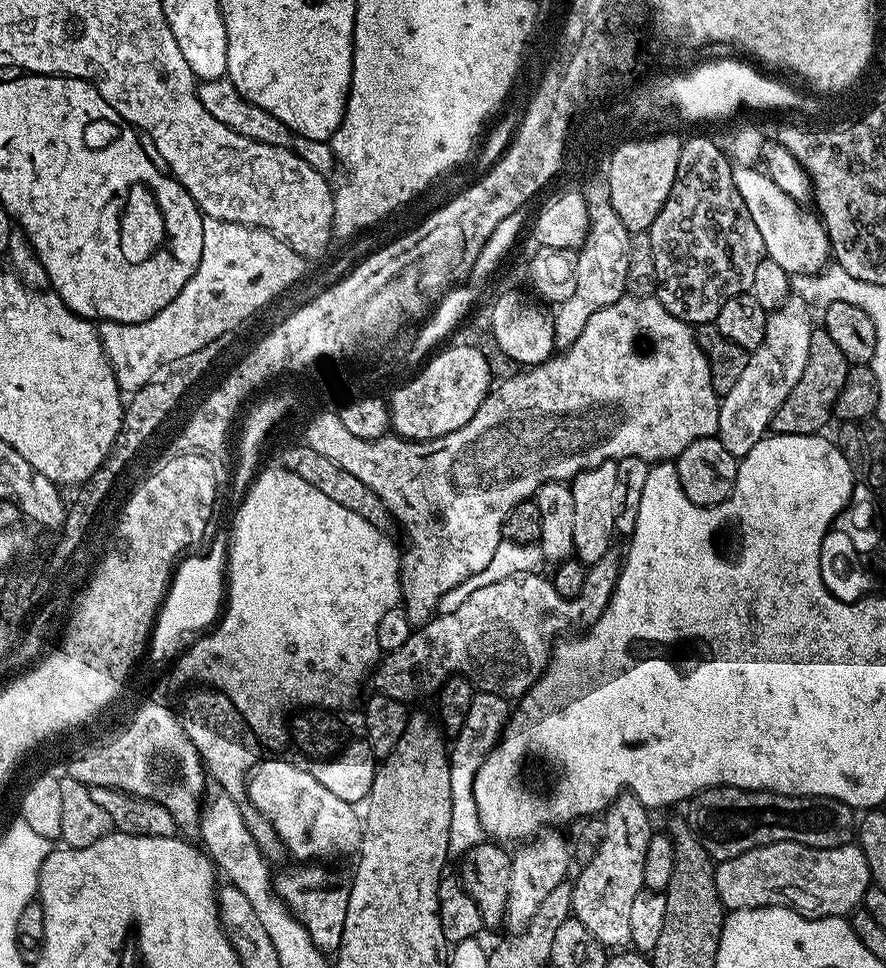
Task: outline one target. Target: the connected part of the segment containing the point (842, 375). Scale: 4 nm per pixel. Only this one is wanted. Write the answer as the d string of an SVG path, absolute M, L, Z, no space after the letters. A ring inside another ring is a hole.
M822 326L813 327L810 334L810 352L806 368L794 388L787 395L778 410L775 410L770 425L777 436L782 434L806 434L814 436L825 431L824 427L834 416L834 402L838 402L838 394L842 391L842 382L846 382L846 374L850 365L846 354L830 339L830 334Z

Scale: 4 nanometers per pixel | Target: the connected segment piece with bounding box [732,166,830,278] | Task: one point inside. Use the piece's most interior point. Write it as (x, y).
(800, 245)

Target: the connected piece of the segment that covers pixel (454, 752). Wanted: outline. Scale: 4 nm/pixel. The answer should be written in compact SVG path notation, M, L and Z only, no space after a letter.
M479 691L467 710L463 728L455 733L454 744L449 749L451 816L450 834L447 836L449 859L461 859L474 846L483 843L485 830L478 818L477 803L474 802L473 780L481 768L484 758L499 740L510 715L509 701L496 693Z

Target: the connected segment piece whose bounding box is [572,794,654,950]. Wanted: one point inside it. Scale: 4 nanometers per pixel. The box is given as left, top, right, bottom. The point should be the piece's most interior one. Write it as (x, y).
(608, 885)

